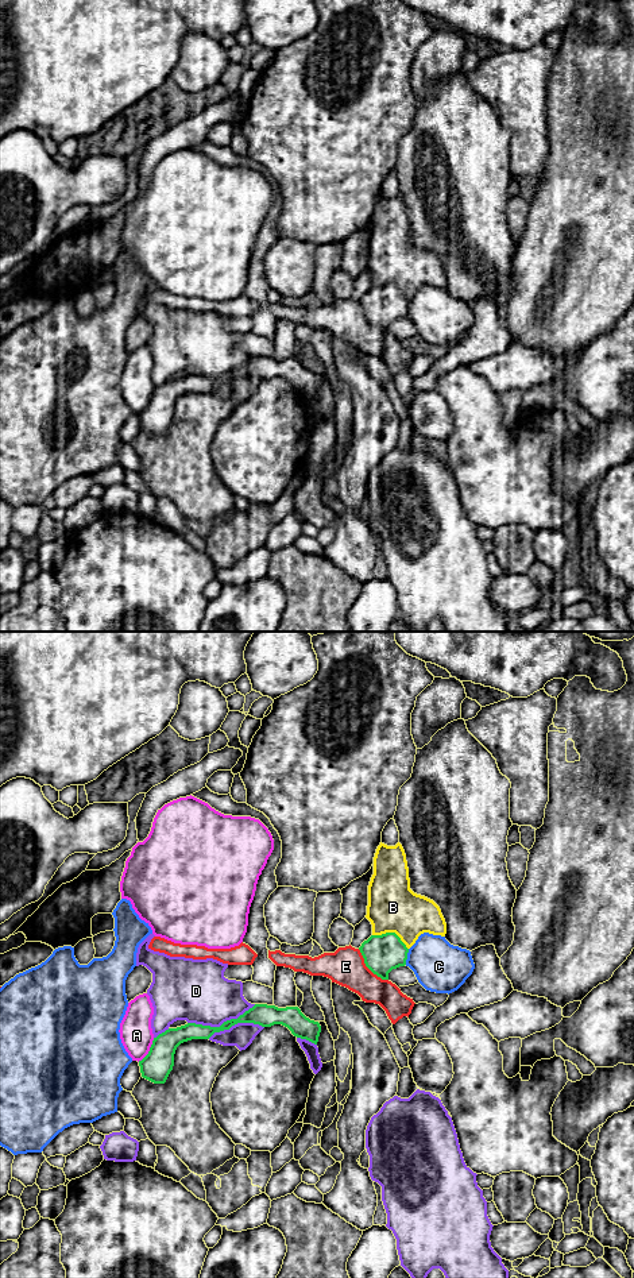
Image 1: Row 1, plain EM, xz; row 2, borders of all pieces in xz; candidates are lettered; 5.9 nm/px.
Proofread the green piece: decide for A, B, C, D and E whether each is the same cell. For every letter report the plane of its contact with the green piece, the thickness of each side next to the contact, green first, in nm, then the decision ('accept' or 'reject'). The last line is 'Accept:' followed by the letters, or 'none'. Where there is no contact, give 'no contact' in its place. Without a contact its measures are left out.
A: meets green in xz; 180 nm thick on the green side, 190 nm on the other; reject
B: meets green in xz; 220 nm thick on the green side, 300 nm on the other; reject
C: meets green in xz; 220 nm thick on the green side, 300 nm on the other; reject
D: meets green in xz; 130 nm thick on the green side, 380 nm on the other; reject
E: meets green in xz; 220 nm thick on the green side, 220 nm on the other; reject
Accept: none

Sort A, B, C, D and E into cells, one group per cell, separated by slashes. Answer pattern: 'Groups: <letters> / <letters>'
Groups: A / B / C / D / E

